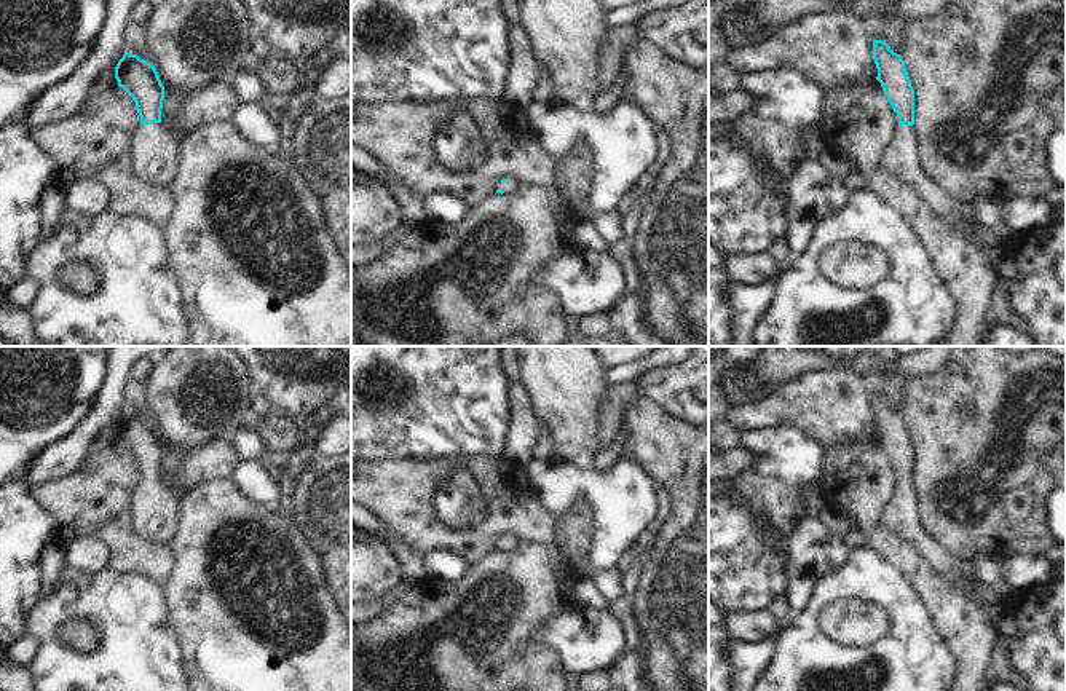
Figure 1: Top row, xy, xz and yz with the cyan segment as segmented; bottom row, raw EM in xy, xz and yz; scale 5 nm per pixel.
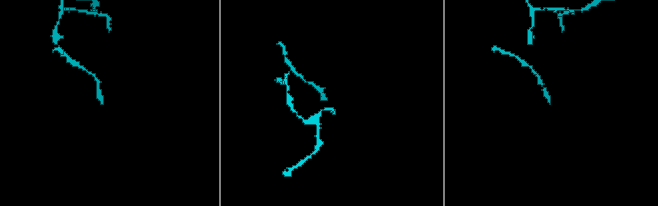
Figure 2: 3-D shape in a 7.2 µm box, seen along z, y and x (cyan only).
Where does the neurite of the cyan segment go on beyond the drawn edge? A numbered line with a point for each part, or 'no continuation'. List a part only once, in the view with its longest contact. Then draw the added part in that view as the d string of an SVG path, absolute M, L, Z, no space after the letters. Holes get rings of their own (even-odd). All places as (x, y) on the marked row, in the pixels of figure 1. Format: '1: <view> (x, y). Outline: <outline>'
1: xy (155, 149). Outline: M163 123L140 124L132 137L132 172L156 188L168 190L179 160L180 139Z

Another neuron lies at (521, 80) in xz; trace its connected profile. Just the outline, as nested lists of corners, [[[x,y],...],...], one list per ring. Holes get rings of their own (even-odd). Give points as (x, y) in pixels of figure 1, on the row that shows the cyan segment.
[[[520,24],[509,27],[509,72],[506,75],[504,102],[525,109],[531,102],[536,88],[538,65]]]

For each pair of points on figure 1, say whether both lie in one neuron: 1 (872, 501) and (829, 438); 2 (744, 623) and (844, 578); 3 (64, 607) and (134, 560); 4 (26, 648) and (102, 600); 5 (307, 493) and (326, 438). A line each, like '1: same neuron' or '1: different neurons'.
1: different neurons
2: different neurons
3: different neurons
4: different neurons
5: different neurons

